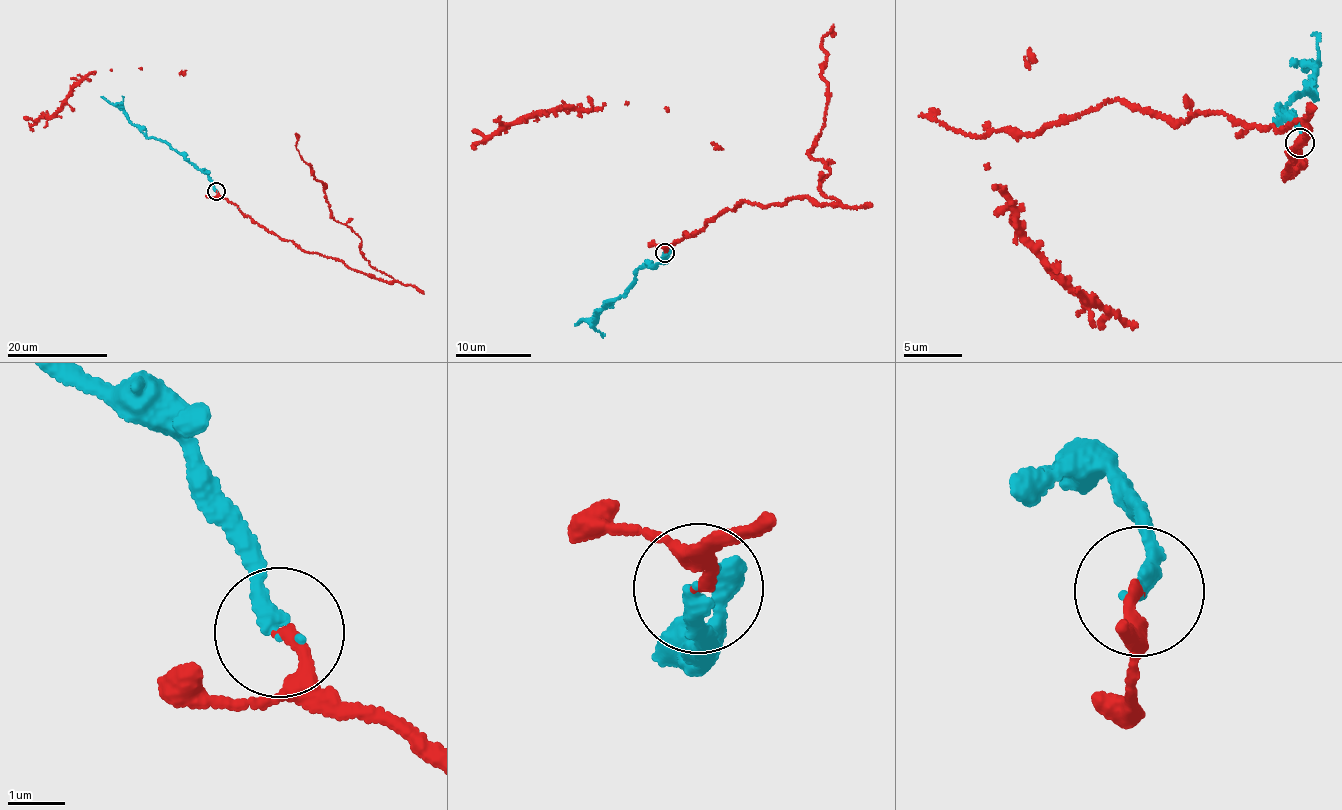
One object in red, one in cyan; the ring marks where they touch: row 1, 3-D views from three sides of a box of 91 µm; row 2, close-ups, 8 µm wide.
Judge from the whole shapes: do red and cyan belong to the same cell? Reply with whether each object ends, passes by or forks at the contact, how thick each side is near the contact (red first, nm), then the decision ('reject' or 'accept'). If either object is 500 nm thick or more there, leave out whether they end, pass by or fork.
red ends | cyan ends | 180/280 nm | accept

